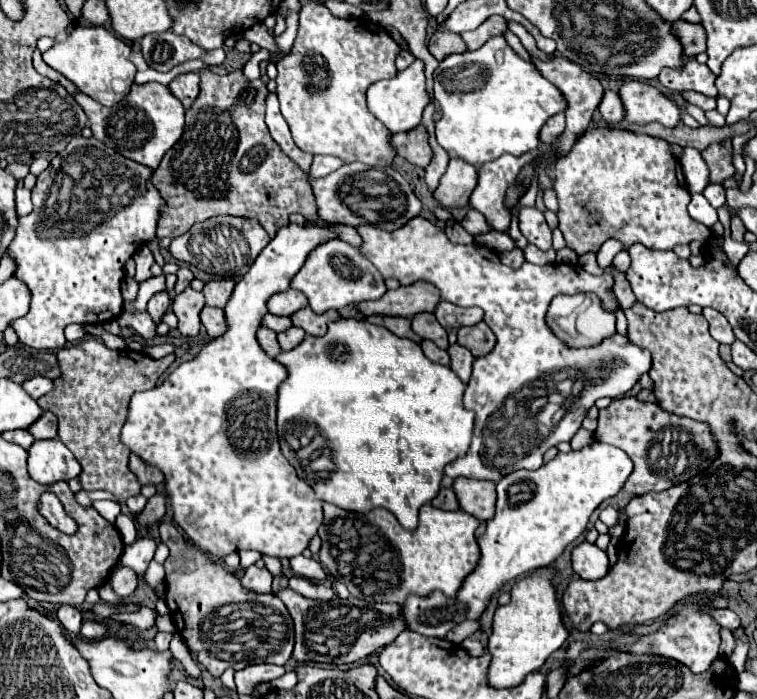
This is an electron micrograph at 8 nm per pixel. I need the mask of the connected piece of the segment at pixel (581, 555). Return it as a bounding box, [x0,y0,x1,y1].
[573,542,609,580]

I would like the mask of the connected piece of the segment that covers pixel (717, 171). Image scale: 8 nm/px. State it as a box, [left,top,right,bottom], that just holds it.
[701,140,735,184]

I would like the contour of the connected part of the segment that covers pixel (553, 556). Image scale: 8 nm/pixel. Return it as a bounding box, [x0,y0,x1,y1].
[401,442,631,638]

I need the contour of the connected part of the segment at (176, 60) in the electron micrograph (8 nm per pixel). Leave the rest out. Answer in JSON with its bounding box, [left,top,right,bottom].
[141,30,225,72]

